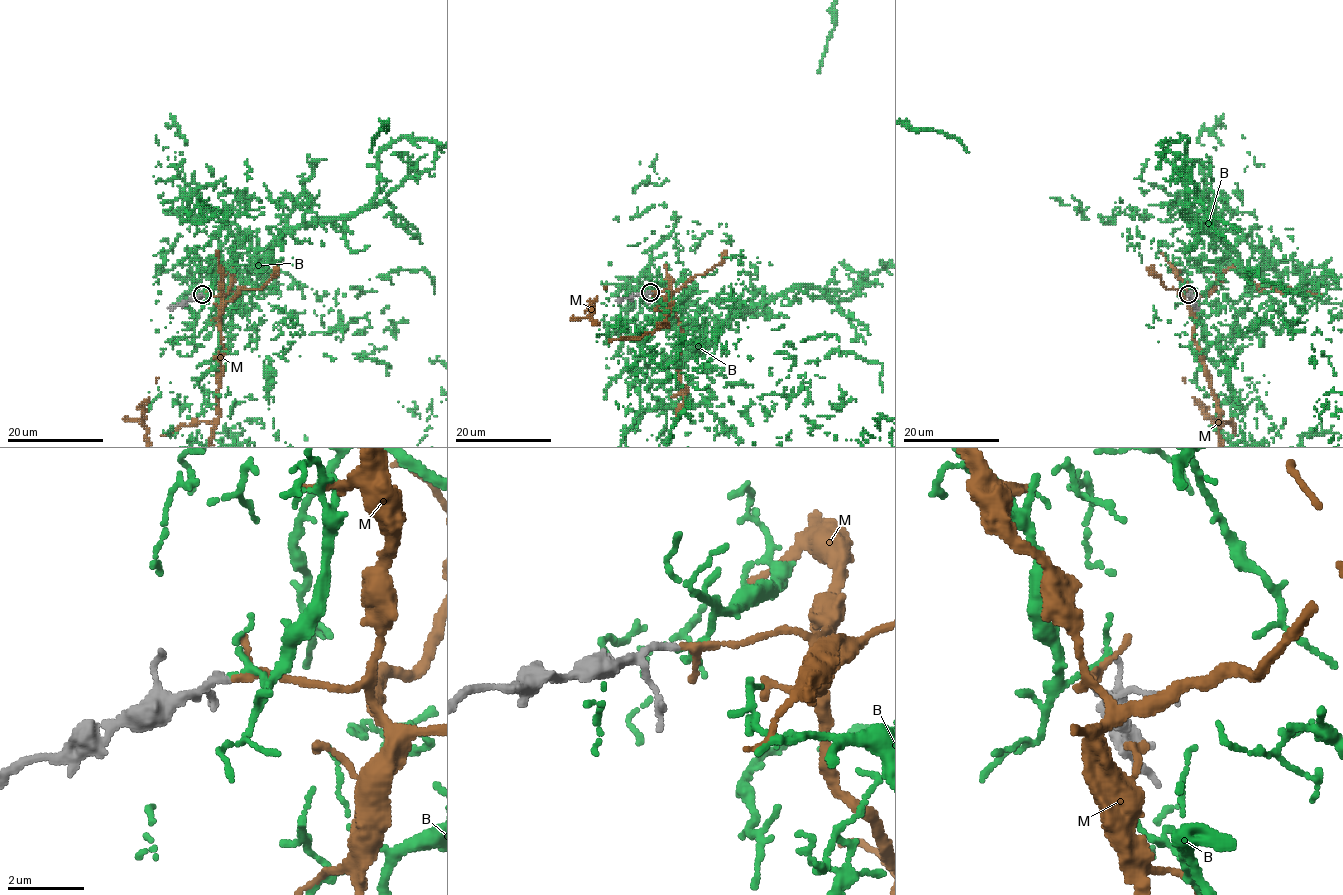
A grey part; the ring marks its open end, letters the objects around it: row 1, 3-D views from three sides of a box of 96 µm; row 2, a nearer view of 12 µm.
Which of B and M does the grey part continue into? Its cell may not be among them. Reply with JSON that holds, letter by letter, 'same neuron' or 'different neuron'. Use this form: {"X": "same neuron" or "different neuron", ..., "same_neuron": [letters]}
{"B": "different neuron", "M": "same neuron", "same_neuron": ["M"]}

